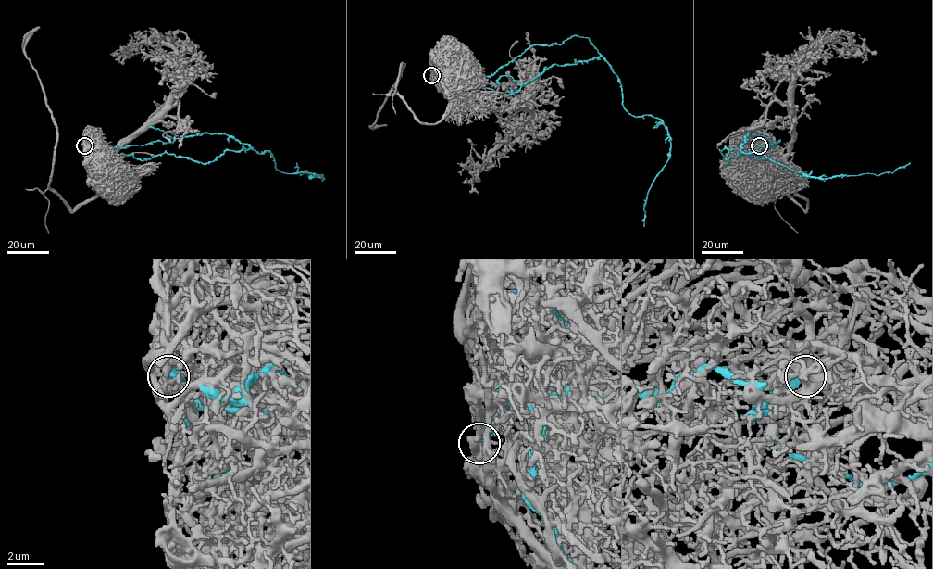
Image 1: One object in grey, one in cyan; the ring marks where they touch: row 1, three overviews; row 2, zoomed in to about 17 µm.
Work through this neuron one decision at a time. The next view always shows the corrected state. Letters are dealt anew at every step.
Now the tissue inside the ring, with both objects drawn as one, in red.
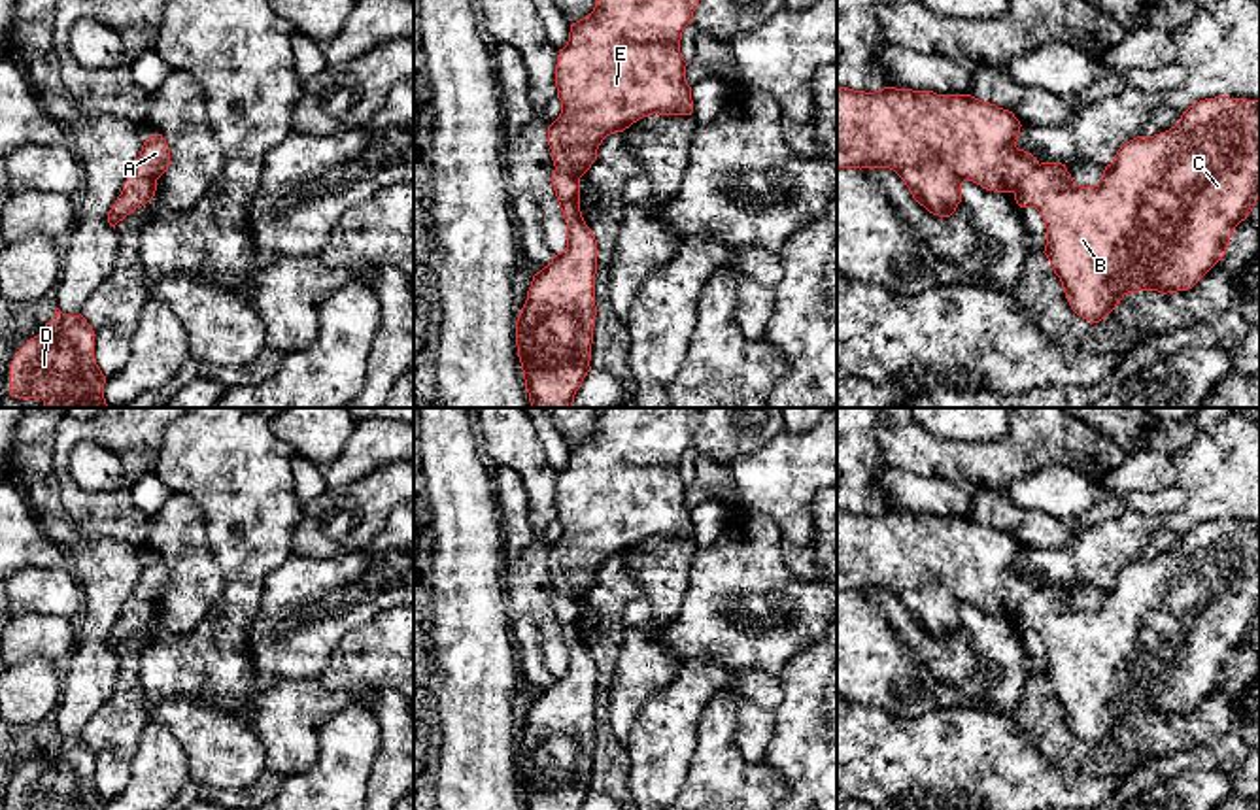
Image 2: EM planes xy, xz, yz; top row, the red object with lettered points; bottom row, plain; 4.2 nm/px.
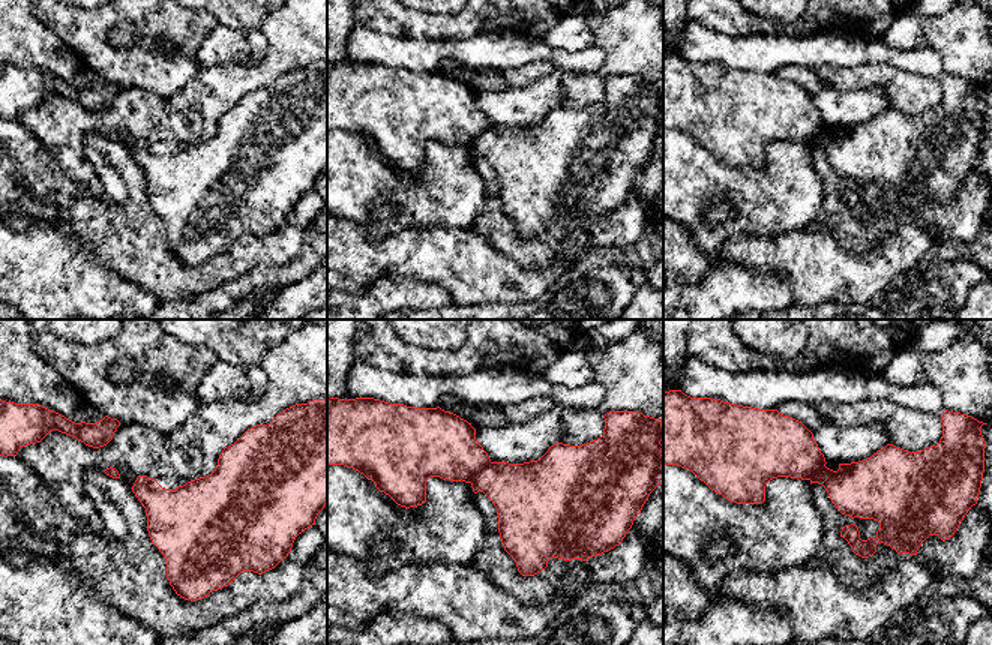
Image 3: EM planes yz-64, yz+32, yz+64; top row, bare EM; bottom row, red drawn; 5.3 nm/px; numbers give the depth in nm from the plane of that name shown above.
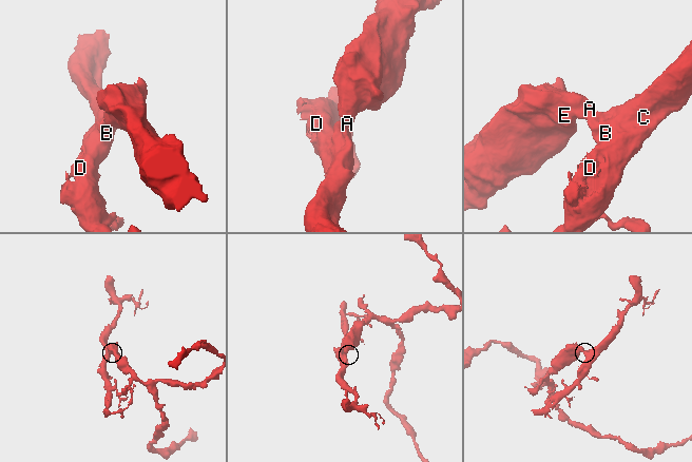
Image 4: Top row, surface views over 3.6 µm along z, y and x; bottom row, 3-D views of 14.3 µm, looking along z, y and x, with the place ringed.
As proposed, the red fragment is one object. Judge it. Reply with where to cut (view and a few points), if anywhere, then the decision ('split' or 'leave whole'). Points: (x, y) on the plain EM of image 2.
cut yz (1039, 588), (1013, 614); split

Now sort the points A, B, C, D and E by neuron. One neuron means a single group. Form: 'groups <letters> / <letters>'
groups A E / B C D

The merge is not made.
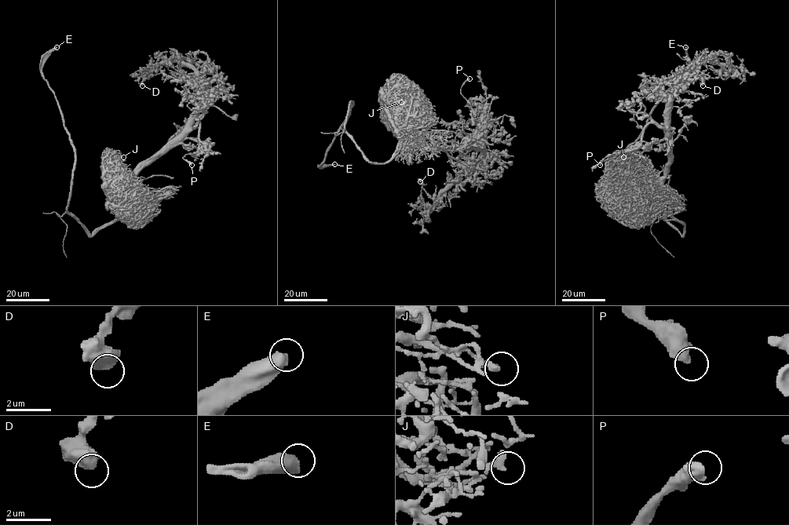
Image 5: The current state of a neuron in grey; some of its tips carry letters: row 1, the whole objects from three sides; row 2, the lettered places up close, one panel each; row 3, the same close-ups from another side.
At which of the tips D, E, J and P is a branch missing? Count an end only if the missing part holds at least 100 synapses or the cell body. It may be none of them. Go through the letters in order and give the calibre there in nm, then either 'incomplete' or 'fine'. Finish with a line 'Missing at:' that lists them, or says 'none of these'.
D: calibre 700 nm; fine
E: calibre 600 nm; incomplete
J: calibre 240 nm; fine
P: calibre 550 nm; fine
Missing at: E

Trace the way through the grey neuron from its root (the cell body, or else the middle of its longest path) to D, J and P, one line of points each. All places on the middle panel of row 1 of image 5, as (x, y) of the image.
D: (394, 152), (401, 141), (428, 147), (480, 150), (480, 155), (442, 193), (431, 209), (421, 196), (420, 181)
J: (394, 152), (403, 140), (394, 131), (386, 108), (393, 99), (401, 102)
P: (394, 152), (401, 141), (429, 147), (455, 147), (469, 142), (477, 133), (482, 120), (460, 92), (469, 78)

